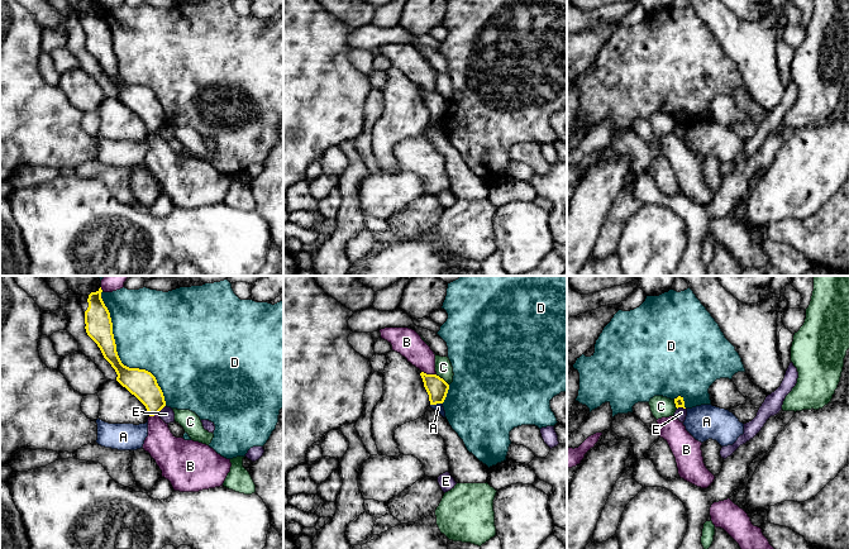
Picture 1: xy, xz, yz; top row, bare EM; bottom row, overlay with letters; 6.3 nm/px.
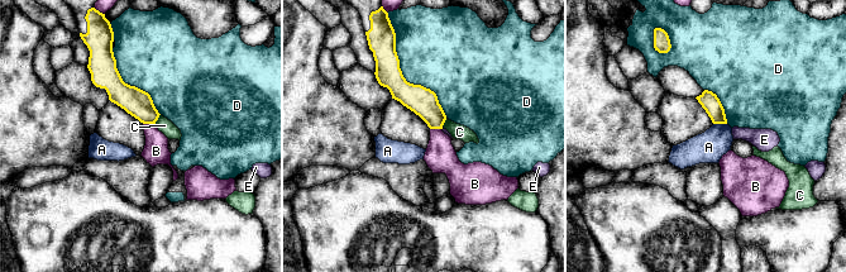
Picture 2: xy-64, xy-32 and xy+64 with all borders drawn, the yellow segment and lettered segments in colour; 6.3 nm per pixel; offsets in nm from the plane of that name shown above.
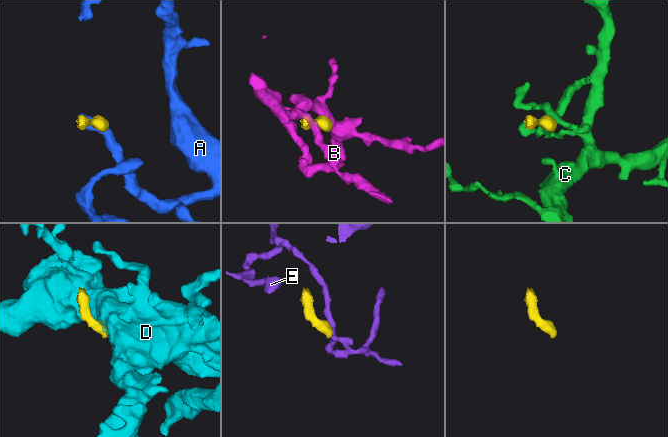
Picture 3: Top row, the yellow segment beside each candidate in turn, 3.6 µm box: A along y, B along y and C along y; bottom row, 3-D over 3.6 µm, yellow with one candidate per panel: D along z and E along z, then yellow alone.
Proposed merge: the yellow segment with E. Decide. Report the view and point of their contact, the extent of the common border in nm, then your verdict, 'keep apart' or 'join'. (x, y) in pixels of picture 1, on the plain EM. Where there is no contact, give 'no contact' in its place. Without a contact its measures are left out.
meets yellow in xy at (161, 125); contact 80 nm long; keep apart

